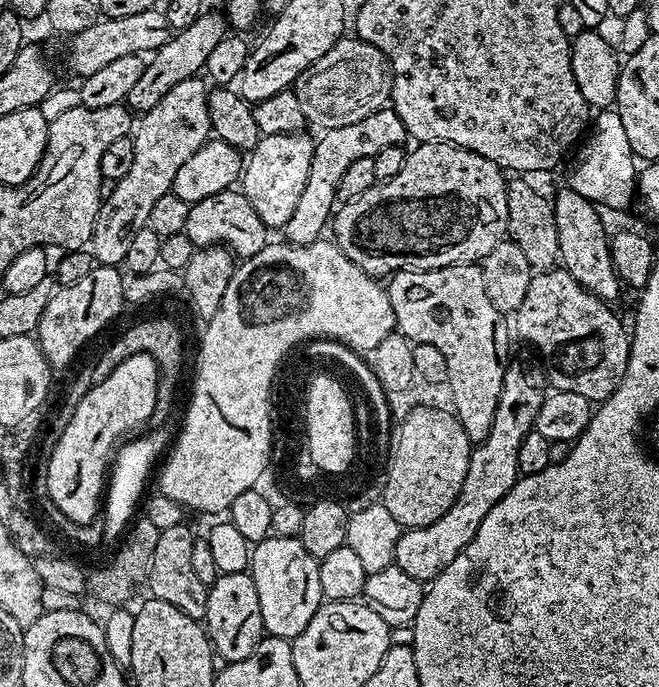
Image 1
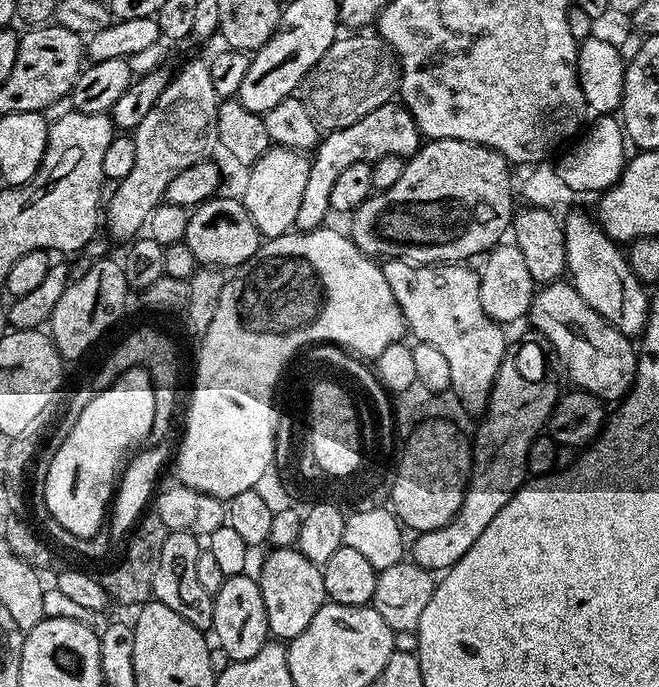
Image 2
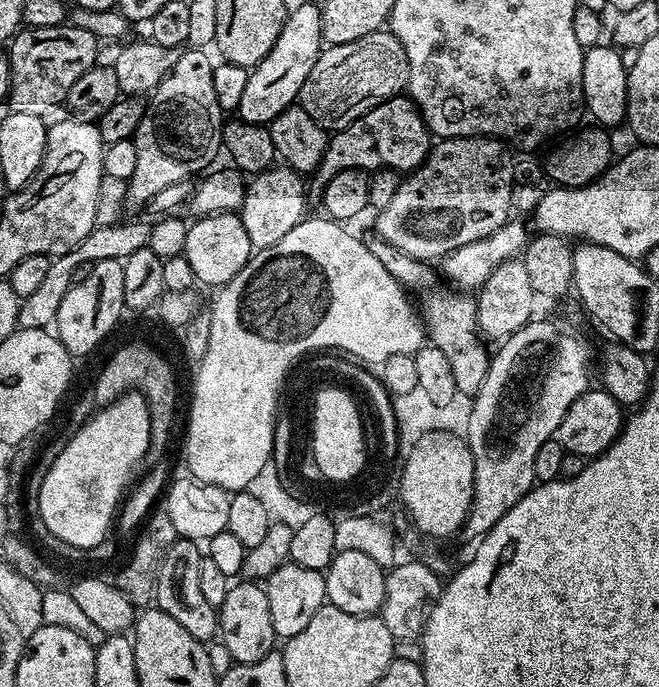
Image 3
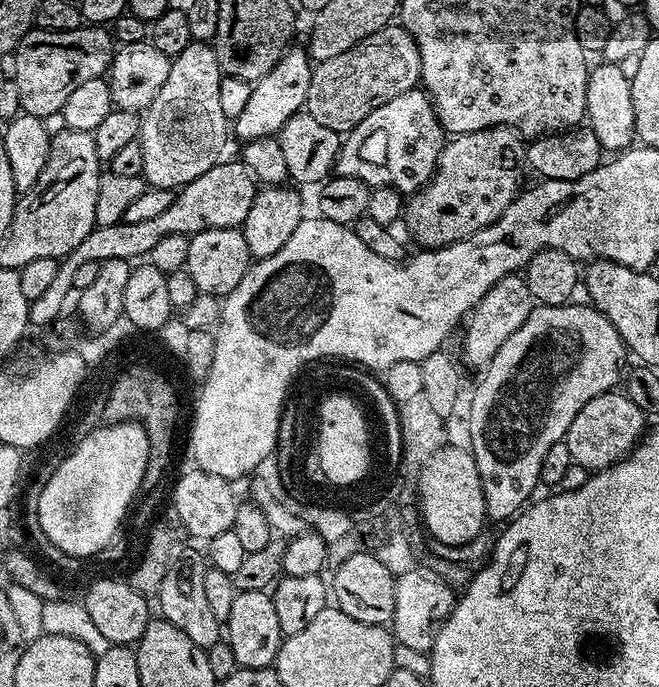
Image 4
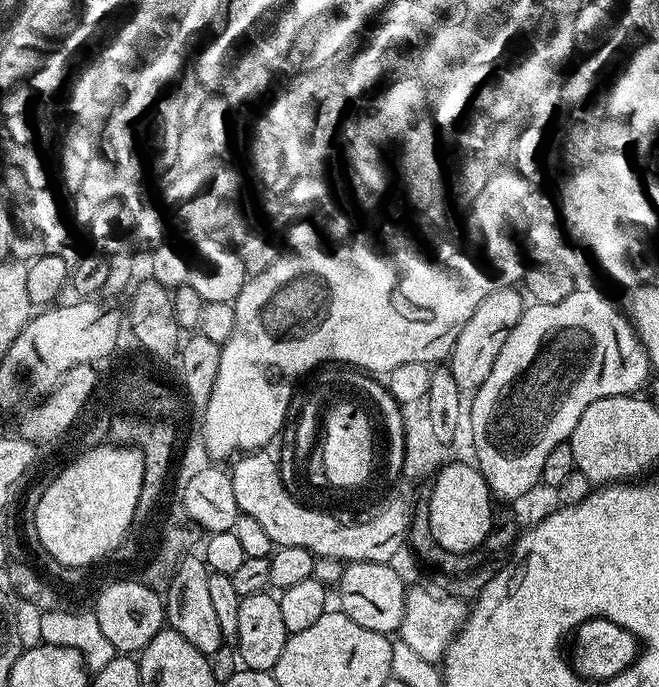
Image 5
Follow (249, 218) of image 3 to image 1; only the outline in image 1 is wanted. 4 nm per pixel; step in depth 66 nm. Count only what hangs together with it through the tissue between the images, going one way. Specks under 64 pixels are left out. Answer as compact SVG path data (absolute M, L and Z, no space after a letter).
M301 130L261 136L243 161L242 191L250 206L258 210L258 218L262 218L262 222L270 230L283 229L284 224L290 222L290 214L294 214L294 206L298 206L298 198L302 195L302 189L306 187L306 178L310 178L310 162L316 146L313 137L308 137L306 133L307 131Z

